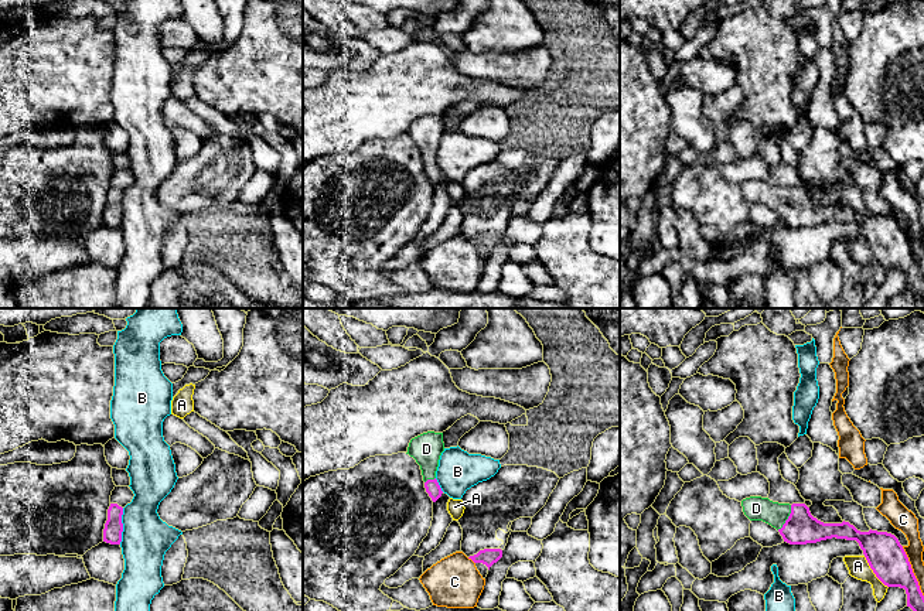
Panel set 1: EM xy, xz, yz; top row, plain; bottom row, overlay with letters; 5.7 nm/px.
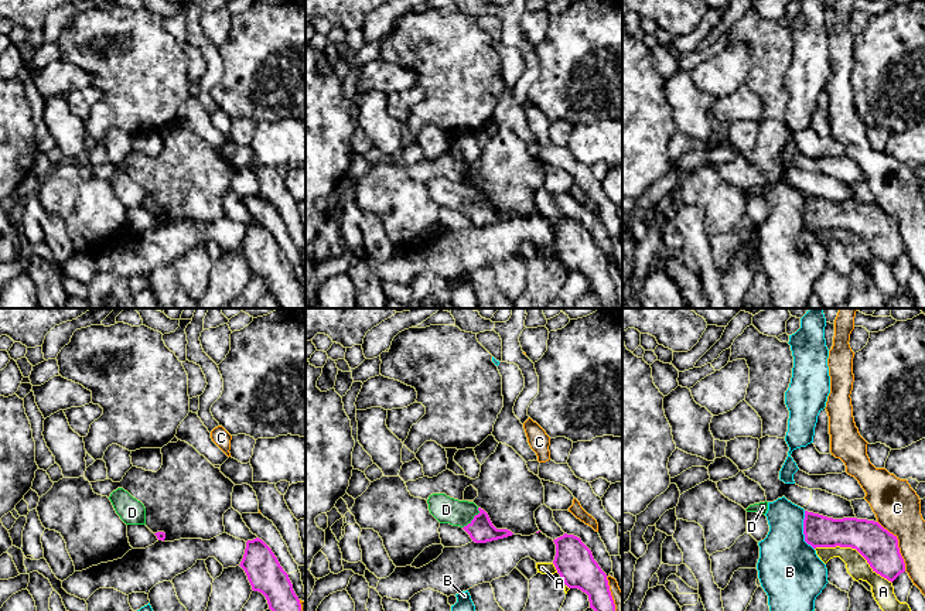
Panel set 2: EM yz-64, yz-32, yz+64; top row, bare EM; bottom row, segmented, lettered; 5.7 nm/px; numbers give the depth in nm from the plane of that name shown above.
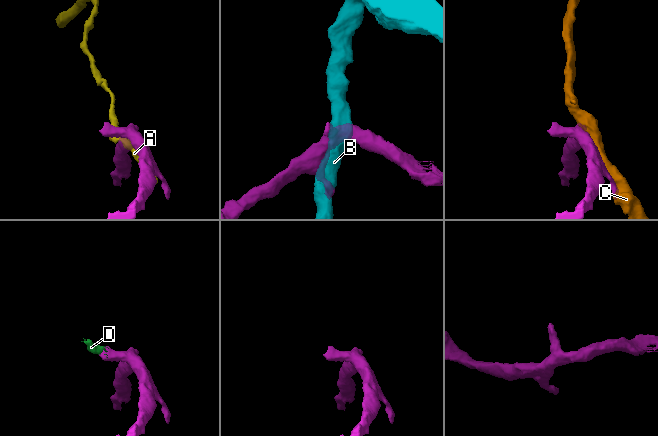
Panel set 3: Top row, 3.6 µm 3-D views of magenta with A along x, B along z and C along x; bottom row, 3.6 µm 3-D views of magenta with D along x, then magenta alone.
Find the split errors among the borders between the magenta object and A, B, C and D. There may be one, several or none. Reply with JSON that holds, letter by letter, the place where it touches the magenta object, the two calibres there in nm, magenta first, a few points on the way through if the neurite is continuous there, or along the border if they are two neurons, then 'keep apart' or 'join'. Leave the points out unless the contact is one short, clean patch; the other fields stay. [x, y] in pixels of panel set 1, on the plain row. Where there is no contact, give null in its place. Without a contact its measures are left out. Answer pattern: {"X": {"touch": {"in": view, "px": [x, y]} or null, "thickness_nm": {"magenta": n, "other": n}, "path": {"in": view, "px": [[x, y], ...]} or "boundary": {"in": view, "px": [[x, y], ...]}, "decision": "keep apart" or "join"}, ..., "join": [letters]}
{"A": {"touch": {"in": "yz", "px": [873, 255]}, "thickness_nm": {"magenta": 220, "other": 120}, "decision": "keep apart"}, "B": {"touch": {"in": "xy", "px": [122, 210]}, "thickness_nm": {"magenta": 110, "other": 280}, "boundary": {"in": "xy", "px": [[123, 191], [122, 224], [119, 227]]}, "decision": "keep apart"}, "C": {"touch": {"in": "yz", "px": [911, 255]}, "thickness_nm": {"magenta": 220, "other": 100}, "decision": "keep apart"}, "D": {"touch": {"in": "yz", "px": [788, 201]}, "thickness_nm": {"magenta": 190, "other": 140}, "path": {"in": "yz", "px": [[801, 211], [788, 201], [756, 191]]}, "decision": "join"}, "join": ["D"]}

